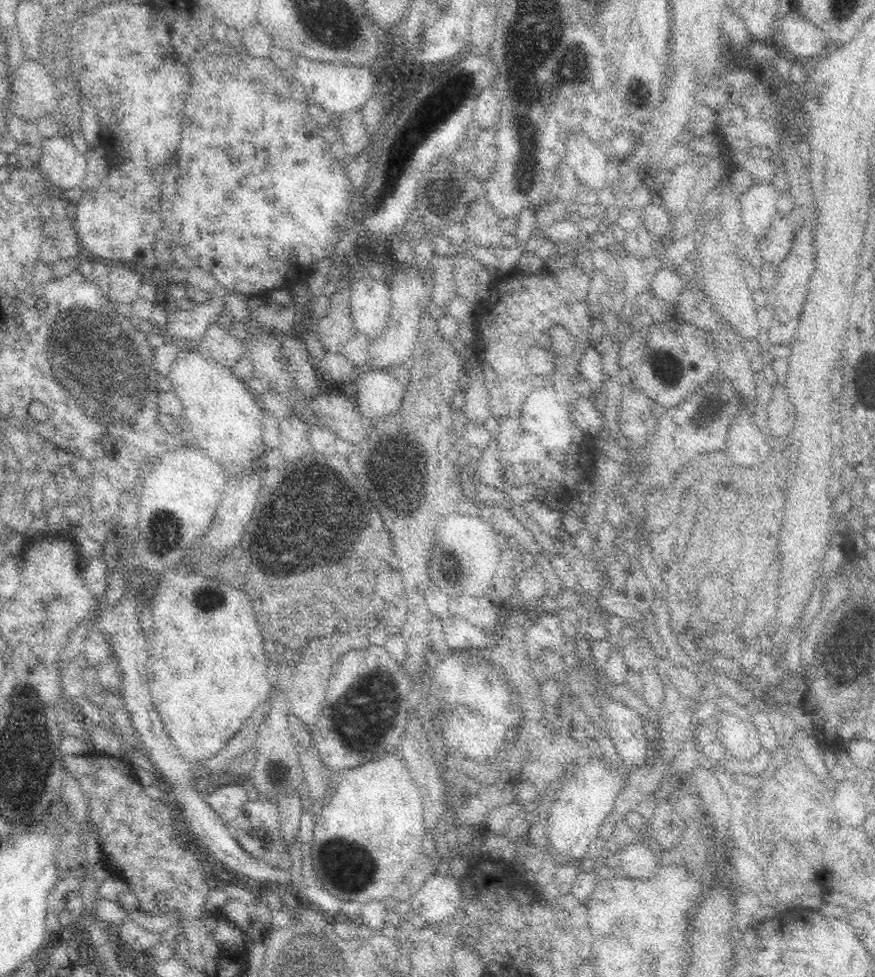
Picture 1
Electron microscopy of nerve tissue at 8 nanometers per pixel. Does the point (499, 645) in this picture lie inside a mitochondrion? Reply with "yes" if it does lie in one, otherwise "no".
no

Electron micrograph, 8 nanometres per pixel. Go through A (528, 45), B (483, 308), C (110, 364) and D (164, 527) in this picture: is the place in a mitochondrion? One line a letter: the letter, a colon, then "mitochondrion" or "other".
A: mitochondrion
B: other
C: mitochondrion
D: mitochondrion

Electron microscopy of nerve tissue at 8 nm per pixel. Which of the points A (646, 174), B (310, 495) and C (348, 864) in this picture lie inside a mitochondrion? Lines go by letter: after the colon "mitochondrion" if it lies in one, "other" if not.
A: other
B: mitochondrion
C: mitochondrion

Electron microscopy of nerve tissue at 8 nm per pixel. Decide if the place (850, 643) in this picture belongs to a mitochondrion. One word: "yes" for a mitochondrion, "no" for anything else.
yes

